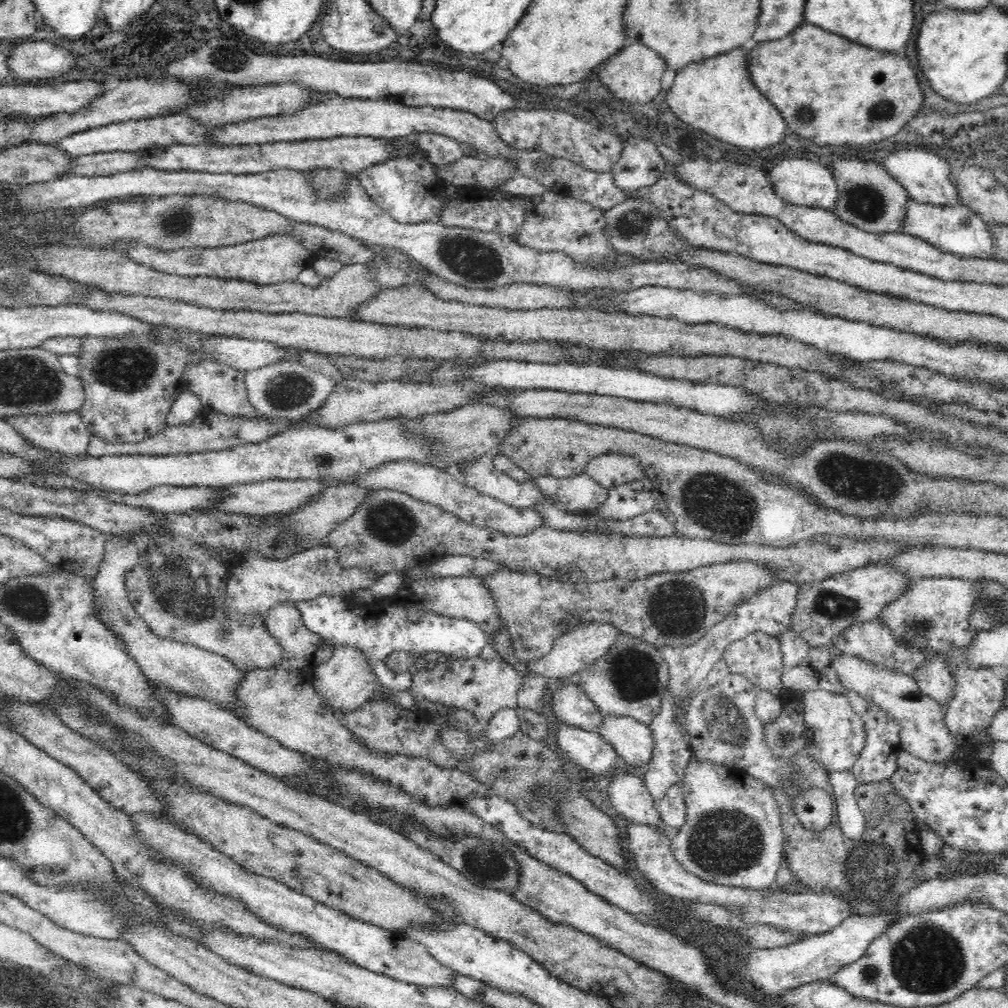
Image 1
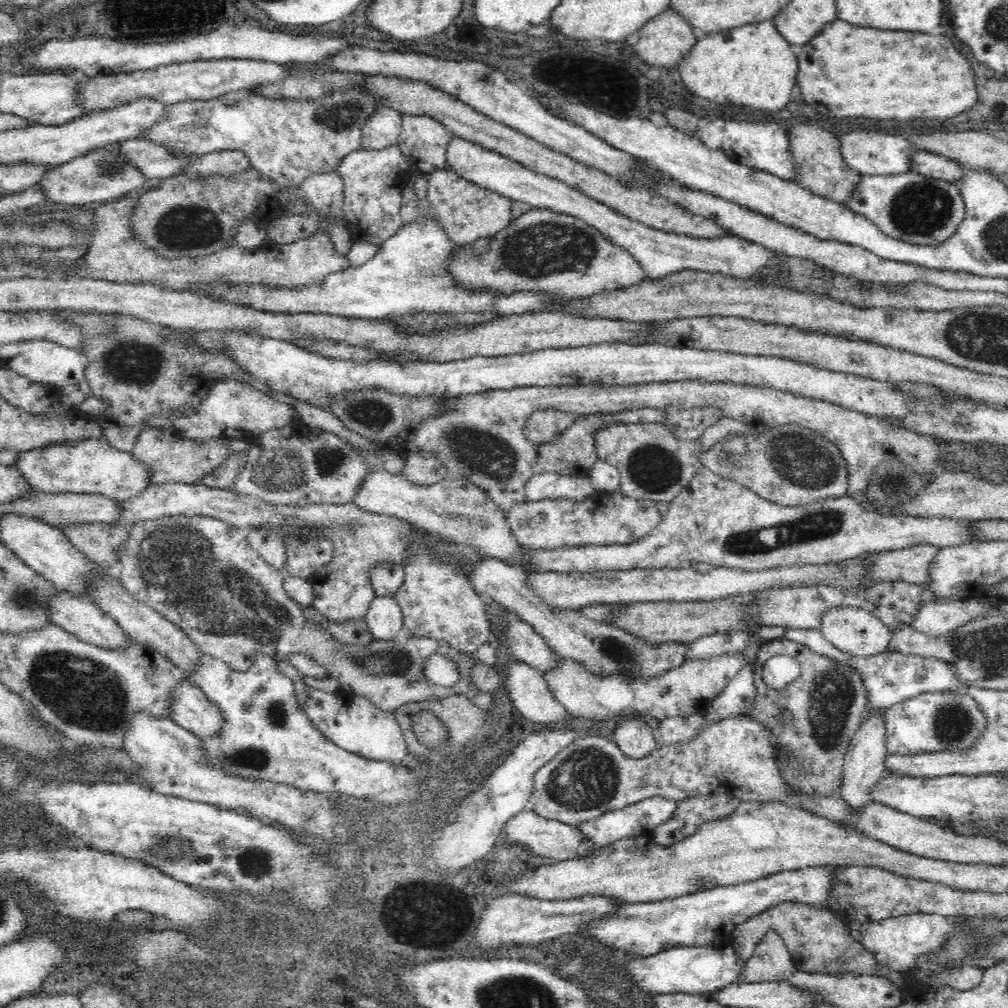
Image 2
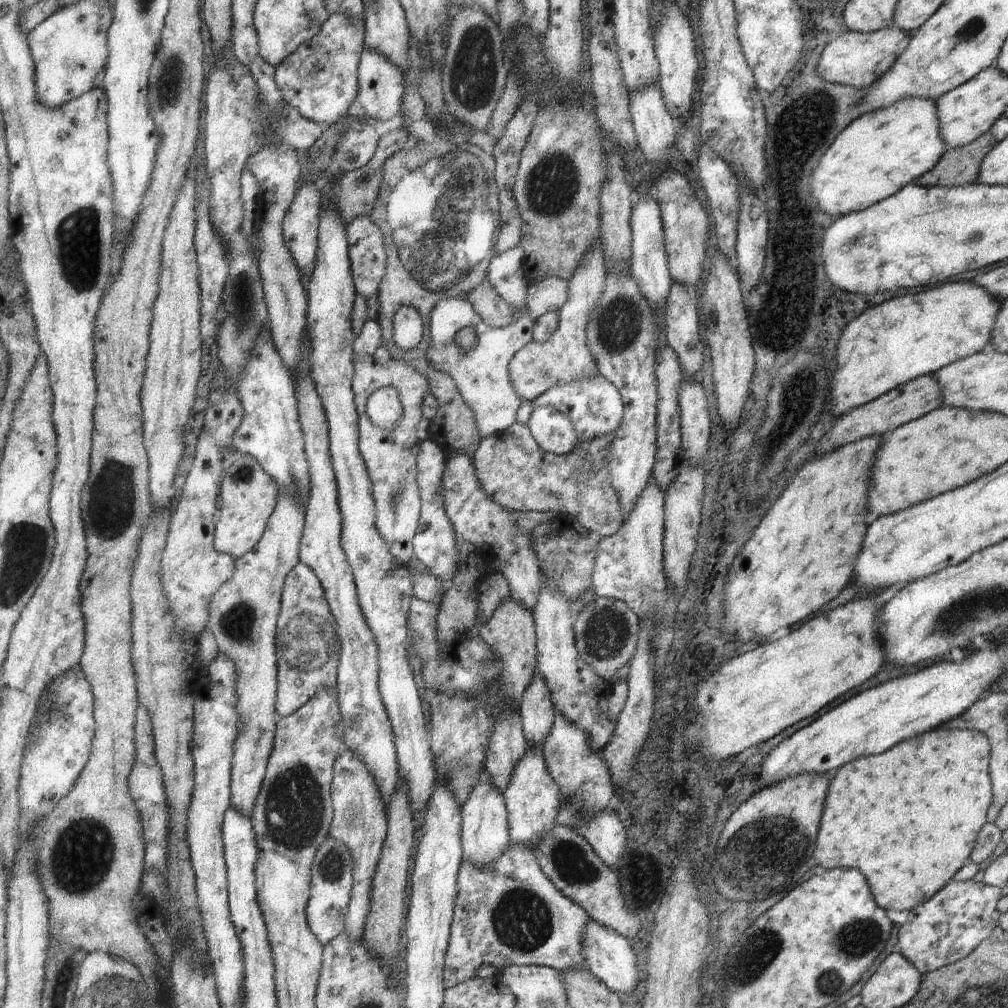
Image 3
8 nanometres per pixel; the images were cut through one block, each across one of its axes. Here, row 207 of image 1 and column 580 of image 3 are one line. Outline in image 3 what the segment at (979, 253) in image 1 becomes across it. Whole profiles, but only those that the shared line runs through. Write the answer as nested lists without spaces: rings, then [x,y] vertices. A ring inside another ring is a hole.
[[[510,842],[501,858],[483,868],[471,860],[465,860],[458,876],[458,889],[444,969],[447,989],[477,977],[477,969],[483,965],[493,966],[498,972],[513,965],[545,965],[559,971],[587,968],[586,934],[587,922],[591,922],[590,915],[551,882],[529,846]]]

